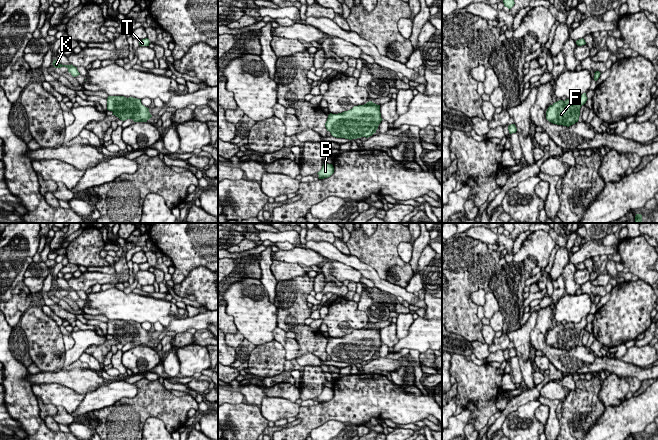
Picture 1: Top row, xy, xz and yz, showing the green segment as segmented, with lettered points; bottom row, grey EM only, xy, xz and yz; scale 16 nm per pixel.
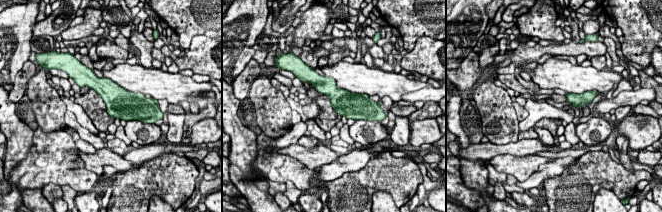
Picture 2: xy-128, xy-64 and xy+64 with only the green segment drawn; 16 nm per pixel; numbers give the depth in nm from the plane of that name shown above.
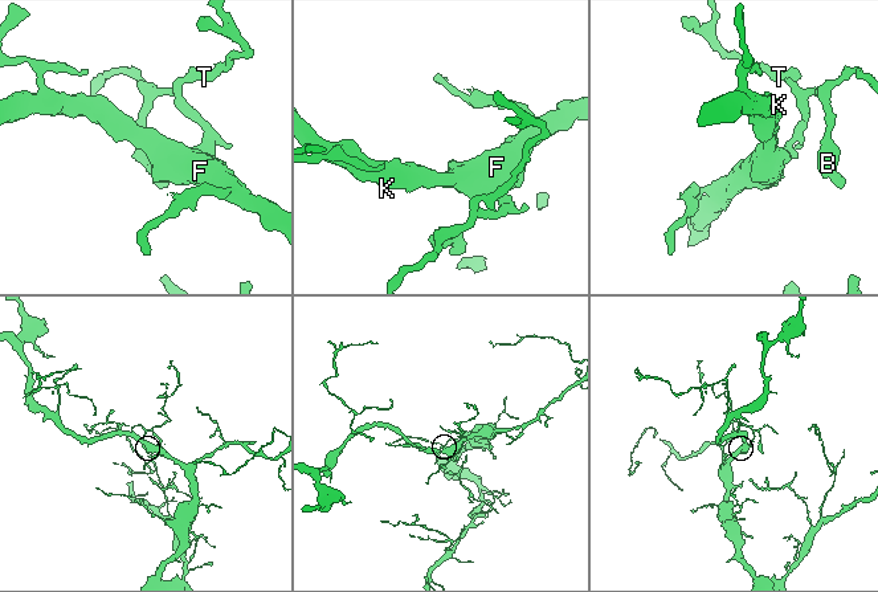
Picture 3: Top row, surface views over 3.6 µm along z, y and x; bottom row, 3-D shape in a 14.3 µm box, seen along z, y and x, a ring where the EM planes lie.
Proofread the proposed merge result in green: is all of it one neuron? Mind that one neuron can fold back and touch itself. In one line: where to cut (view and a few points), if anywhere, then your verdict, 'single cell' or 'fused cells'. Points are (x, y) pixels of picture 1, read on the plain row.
no cut | single cell

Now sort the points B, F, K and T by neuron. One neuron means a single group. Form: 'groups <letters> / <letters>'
groups B F K T

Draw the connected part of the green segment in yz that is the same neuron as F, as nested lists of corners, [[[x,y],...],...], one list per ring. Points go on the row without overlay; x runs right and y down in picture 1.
[[[583,317],[577,324],[559,324],[548,331],[546,343],[553,348],[569,351],[578,346],[580,332],[586,327],[587,323],[586,317]]]

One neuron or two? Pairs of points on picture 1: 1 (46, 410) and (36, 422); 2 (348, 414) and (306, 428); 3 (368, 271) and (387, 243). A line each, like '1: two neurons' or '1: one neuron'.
1: two neurons
2: one neuron
3: two neurons

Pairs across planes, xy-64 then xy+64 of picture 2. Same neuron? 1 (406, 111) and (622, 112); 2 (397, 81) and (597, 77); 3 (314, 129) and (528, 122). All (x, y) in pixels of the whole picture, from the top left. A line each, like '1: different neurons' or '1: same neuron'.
1: different neurons
2: same neuron
3: different neurons

